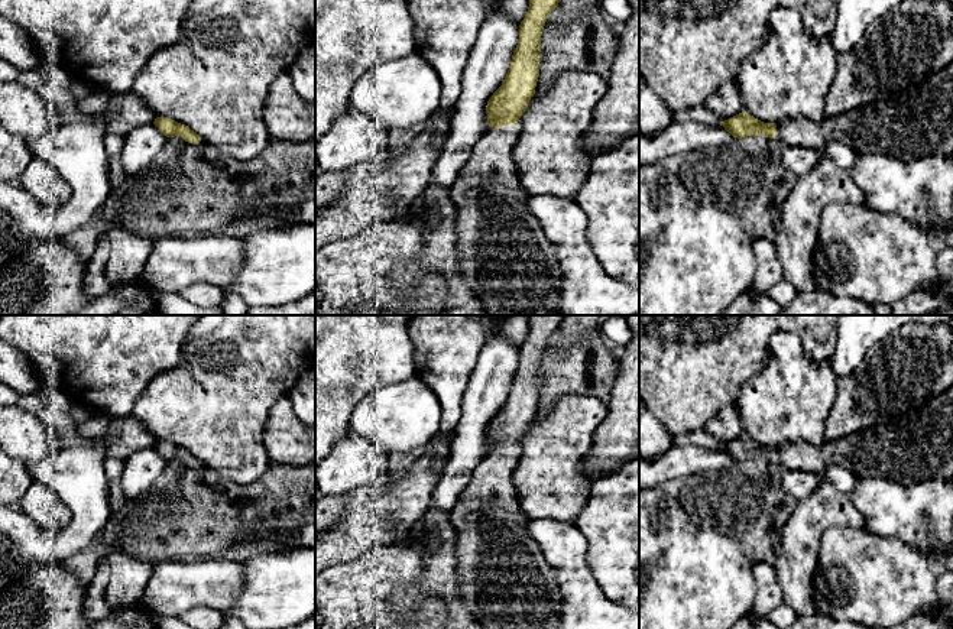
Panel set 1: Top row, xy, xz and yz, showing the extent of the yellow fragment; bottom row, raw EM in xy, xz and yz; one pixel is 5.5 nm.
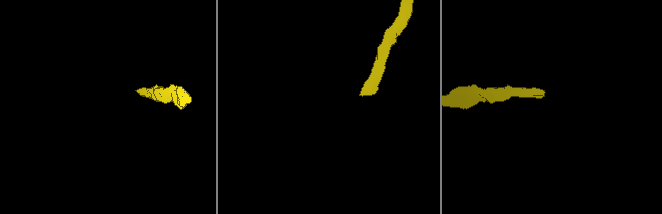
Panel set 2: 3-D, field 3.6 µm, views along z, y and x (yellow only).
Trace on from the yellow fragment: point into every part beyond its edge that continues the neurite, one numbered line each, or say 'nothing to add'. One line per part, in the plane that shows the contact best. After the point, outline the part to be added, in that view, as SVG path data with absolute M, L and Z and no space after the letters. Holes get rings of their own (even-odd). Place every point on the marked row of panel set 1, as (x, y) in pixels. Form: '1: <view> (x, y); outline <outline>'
1: xz (505, 259); outline M516 126L489 127L474 145L469 161L450 187L450 200L457 210L457 256L460 282L474 295L474 304L487 315L558 315L561 301L561 272L554 247L539 223L528 211L528 192L518 184L512 150L518 142Z

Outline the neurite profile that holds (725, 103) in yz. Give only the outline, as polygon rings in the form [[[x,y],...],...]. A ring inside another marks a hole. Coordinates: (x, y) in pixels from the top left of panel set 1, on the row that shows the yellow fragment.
[[[735,81],[725,82],[704,104],[720,121],[725,121],[743,111],[739,88]]]

